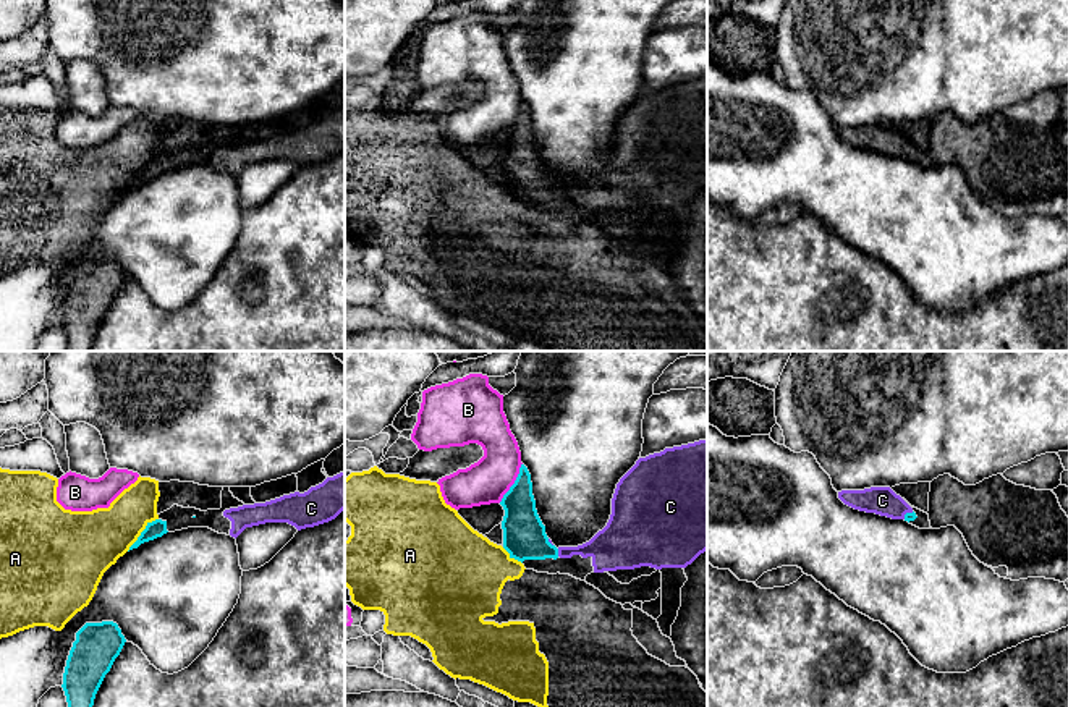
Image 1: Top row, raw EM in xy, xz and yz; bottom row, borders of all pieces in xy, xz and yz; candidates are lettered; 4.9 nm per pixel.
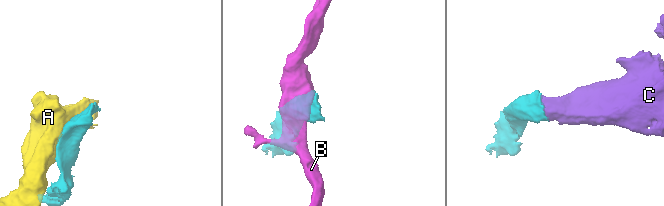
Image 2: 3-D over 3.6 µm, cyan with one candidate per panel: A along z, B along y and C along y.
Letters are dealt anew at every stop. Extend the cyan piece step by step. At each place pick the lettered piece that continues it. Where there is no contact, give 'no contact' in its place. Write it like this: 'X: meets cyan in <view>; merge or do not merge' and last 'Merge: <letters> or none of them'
A: meets cyan in xy; do not merge
B: meets cyan in xz; do not merge
C: meets cyan in xz; merge
Merge: C

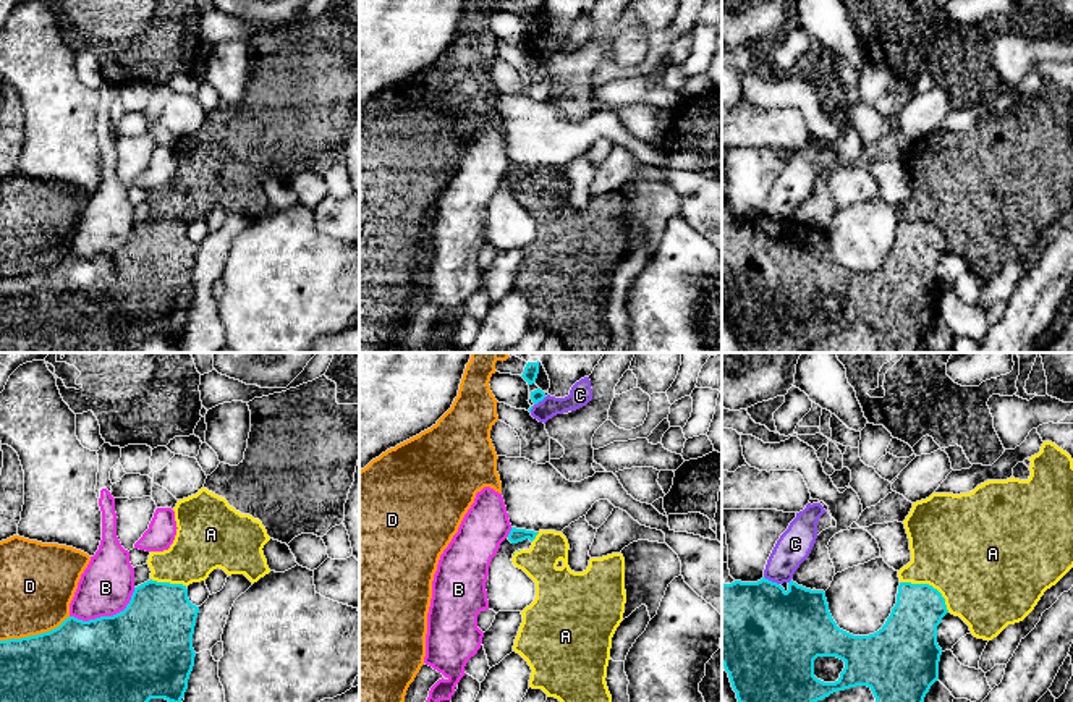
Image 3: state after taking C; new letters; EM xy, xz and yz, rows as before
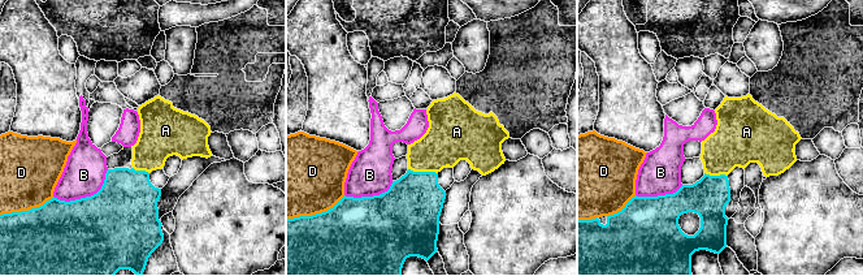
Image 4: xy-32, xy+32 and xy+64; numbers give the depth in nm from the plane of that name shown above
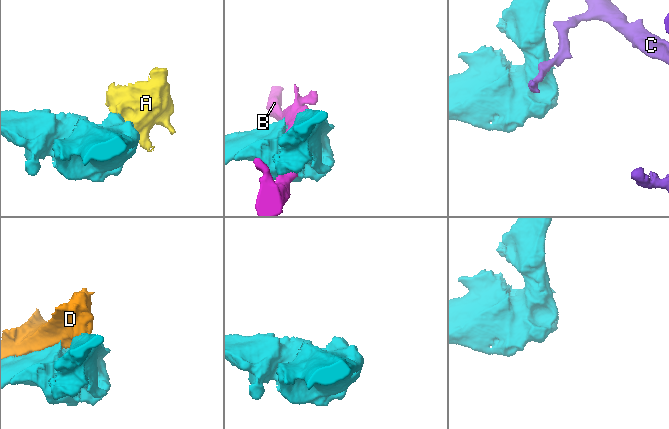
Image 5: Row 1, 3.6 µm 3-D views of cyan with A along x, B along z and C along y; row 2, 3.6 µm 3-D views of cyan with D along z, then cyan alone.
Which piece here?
A: meets cyan in yz; do not merge
B: meets cyan in xy; do not merge
C: meets cyan in xz; do not merge
D: meets cyan in xy; do not merge
Merge: none of them

